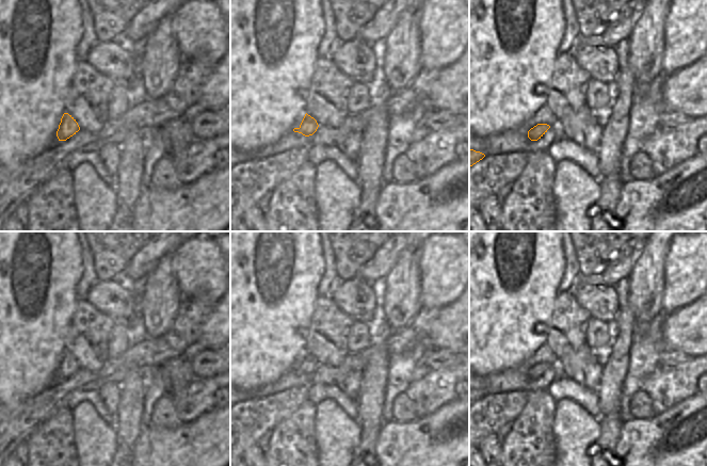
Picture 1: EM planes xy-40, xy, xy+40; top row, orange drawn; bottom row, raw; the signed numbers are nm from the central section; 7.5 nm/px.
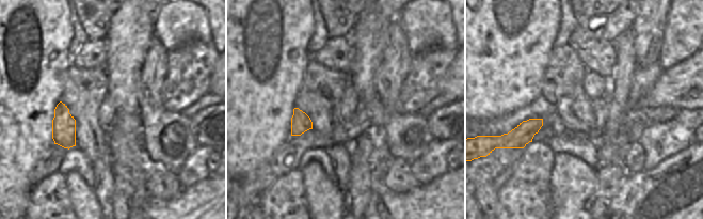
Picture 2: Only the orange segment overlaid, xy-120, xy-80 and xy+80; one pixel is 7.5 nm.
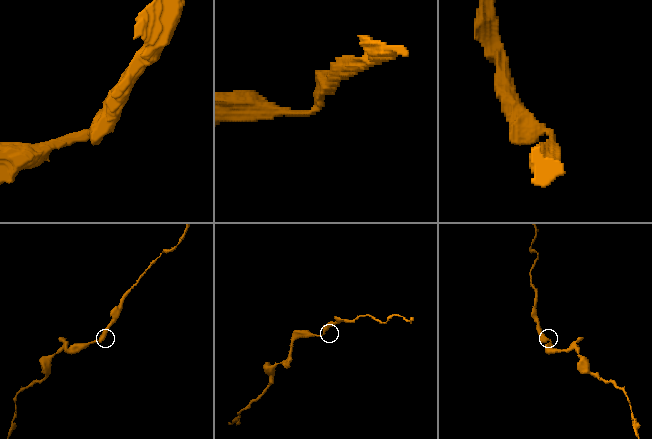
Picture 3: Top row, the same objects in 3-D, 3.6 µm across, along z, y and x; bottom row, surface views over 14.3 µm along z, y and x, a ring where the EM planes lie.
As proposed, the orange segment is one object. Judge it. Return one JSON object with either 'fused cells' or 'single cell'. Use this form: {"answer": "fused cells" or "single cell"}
{"answer": "single cell"}

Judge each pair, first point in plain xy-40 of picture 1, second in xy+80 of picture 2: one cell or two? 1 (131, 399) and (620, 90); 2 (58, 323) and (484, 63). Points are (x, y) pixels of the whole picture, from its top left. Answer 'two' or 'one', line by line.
1: one
2: one

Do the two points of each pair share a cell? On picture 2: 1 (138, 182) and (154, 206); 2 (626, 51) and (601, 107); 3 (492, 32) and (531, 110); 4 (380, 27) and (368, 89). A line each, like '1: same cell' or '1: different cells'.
1: different cells
2: different cells
3: different cells
4: same cell

